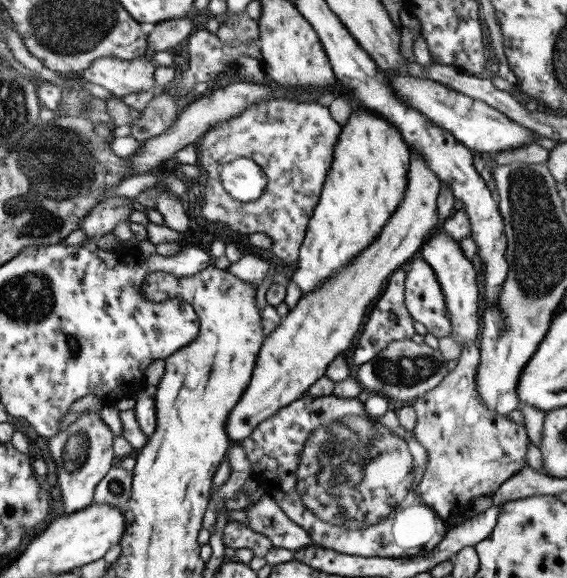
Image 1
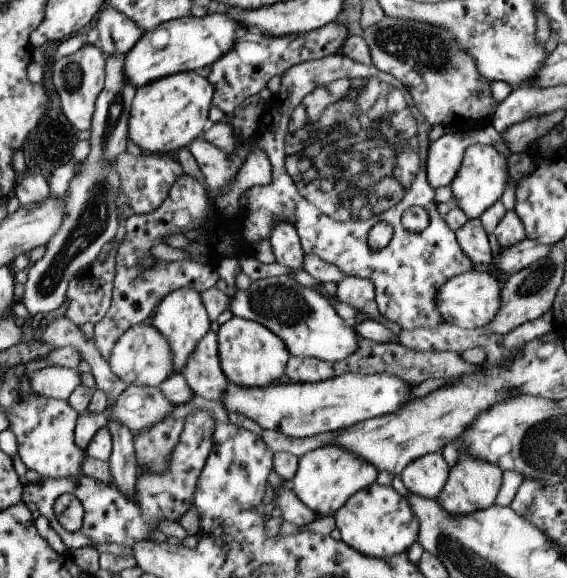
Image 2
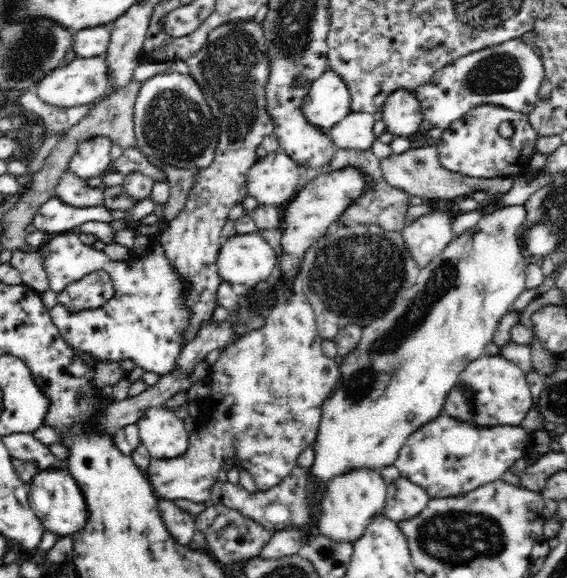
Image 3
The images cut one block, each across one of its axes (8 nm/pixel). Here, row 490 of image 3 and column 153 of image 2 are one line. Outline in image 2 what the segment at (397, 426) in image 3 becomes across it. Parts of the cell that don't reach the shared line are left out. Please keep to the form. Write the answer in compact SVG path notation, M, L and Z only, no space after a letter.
M184 287L173 290L167 294L155 308L155 313L150 322L162 333L162 336L170 343L173 356L174 373L181 373L195 351L195 346L205 334L210 331L210 323L206 307L199 293L194 287Z

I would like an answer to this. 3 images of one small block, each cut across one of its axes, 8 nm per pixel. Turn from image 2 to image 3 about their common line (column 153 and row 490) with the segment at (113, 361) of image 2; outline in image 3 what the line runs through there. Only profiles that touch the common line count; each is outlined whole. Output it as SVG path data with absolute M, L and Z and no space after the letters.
M362 467L331 478L326 483L325 493L320 497L318 530L332 541L354 544L366 526L384 515L388 485L379 471Z

